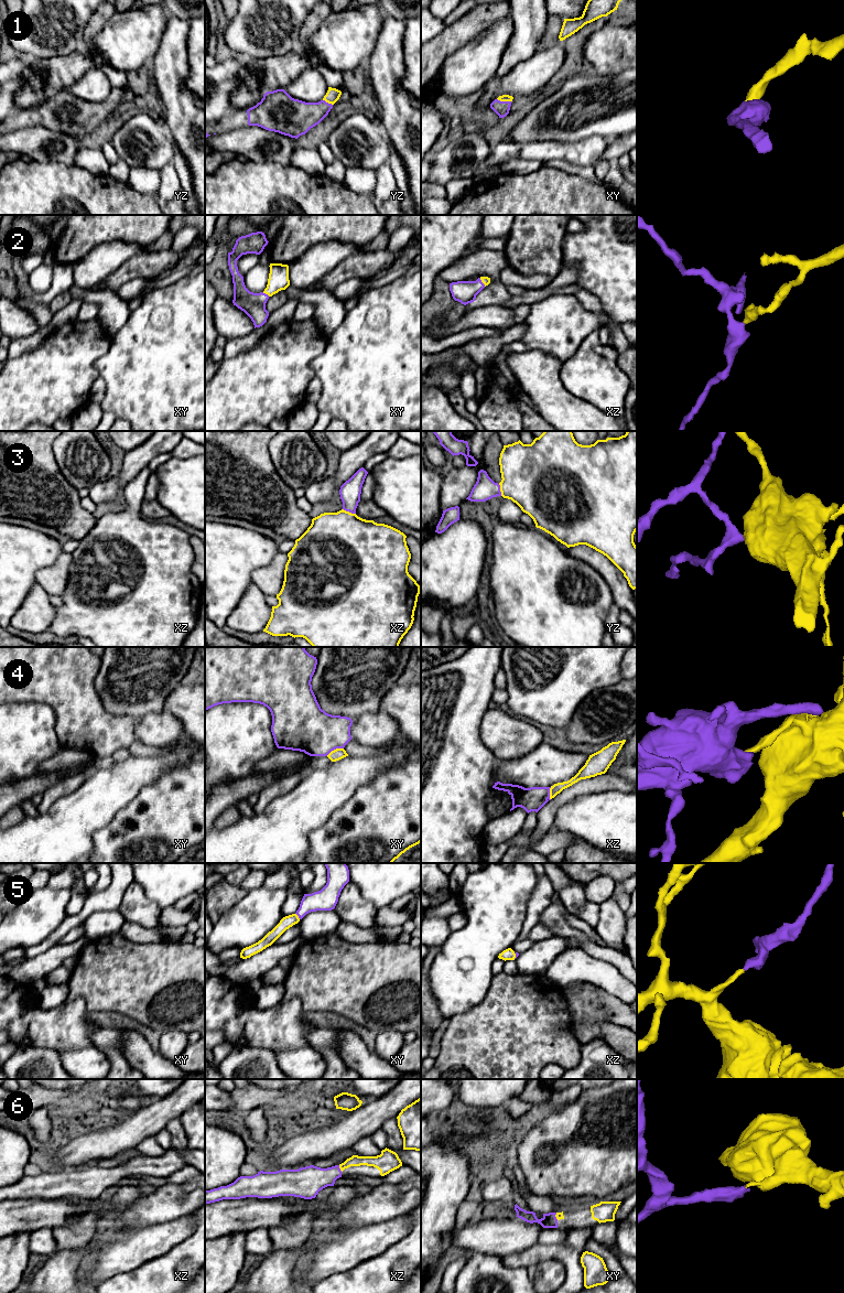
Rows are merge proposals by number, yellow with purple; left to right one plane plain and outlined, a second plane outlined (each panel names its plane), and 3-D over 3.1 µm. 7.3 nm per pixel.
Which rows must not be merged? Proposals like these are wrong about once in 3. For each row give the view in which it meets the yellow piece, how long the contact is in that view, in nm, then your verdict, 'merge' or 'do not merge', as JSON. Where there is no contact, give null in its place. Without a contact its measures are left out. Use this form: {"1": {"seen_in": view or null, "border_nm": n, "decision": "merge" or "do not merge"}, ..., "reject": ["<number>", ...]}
{"1": {"seen_in": "xy", "border_nm": 110, "decision": "merge"}, "2": {"seen_in": "xy", "border_nm": 60, "decision": "merge"}, "3": {"seen_in": "xz", "border_nm": 100, "decision": "merge"}, "4": {"seen_in": "xy", "border_nm": 140, "decision": "do not merge"}, "5": {"seen_in": "xy", "border_nm": 60, "decision": "merge"}, "6": {"seen_in": "xz", "border_nm": 50, "decision": "merge"}, "reject": ["4"]}

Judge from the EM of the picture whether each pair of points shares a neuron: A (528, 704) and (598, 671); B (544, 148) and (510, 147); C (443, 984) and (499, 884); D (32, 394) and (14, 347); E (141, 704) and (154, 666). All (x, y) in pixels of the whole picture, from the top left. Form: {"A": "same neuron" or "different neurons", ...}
{"A": "same neuron", "B": "different neurons", "C": "same neuron", "D": "different neurons", "E": "same neuron"}

